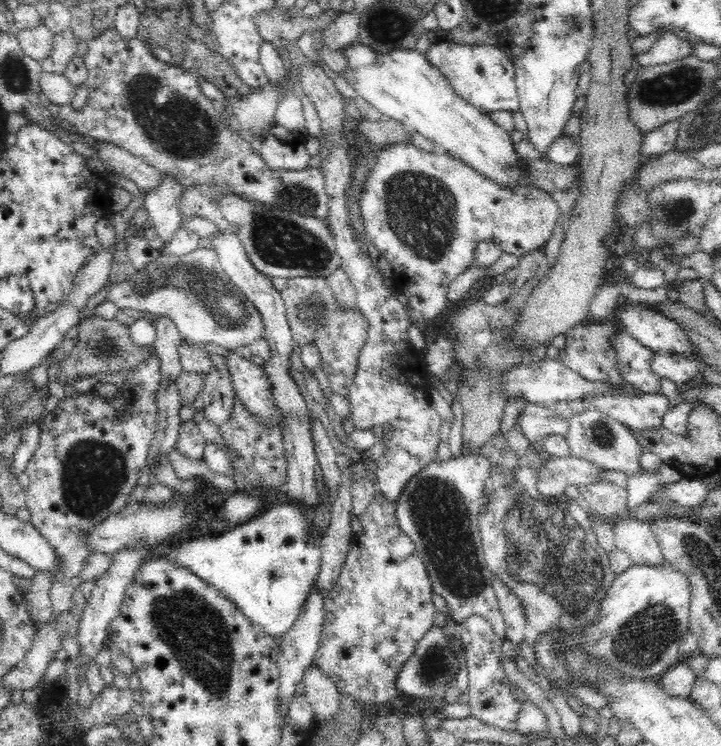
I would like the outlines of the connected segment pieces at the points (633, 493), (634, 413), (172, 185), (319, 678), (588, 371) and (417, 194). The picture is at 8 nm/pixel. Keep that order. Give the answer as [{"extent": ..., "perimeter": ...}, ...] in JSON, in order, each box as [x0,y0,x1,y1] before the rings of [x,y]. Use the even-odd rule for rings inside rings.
[{"extent":[626,465,681,509],"perimeter":[[[662,465],[658,472],[640,472],[640,474],[626,474],[627,476],[627,508],[634,509],[642,502],[650,501],[654,491],[664,485],[680,480],[681,474],[676,467]]]},{"extent":[582,393,670,432],"perimeter":[[[662,393],[640,396],[600,394],[600,396],[586,396],[582,402],[585,407],[596,408],[636,432],[663,427],[663,418],[670,410],[668,398]]]},{"extent":[143,172,184,249],"perimeter":[[[161,172],[159,185],[156,185],[144,199],[143,206],[148,211],[152,226],[164,242],[164,249],[173,232],[182,226],[184,220],[176,204],[182,191],[182,185],[172,175]]]},{"extent":[303,666,341,722],"perimeter":[[[312,666],[303,675],[305,688],[303,694],[308,699],[316,722],[328,722],[340,708],[341,693],[332,679],[318,667]]]},{"extent":[557,319,625,385],"perimeter":[[[613,319],[607,323],[574,326],[565,334],[566,346],[560,350],[557,361],[571,368],[574,372],[580,373],[580,376],[588,381],[625,385],[625,380],[619,375],[616,368],[616,353],[612,347],[612,340],[616,338],[618,330],[620,328]]]},{"extent":[359,143,560,324],"perimeter":[[[394,143],[385,148],[381,148],[378,152],[377,162],[373,171],[367,177],[363,184],[363,189],[359,198],[360,207],[360,222],[365,227],[365,232],[370,236],[373,244],[379,251],[380,256],[386,258],[393,268],[392,281],[393,287],[398,292],[402,292],[409,300],[409,310],[407,312],[408,319],[411,323],[420,322],[420,324],[428,324],[431,320],[434,320],[439,314],[443,312],[443,309],[449,305],[447,294],[449,292],[450,285],[459,274],[466,271],[474,262],[476,258],[476,246],[478,242],[483,240],[493,240],[495,244],[500,245],[500,248],[504,252],[514,254],[514,256],[524,256],[524,254],[531,250],[544,247],[545,242],[552,236],[552,231],[556,224],[560,221],[559,209],[554,199],[552,199],[549,192],[542,190],[534,186],[514,186],[514,188],[504,188],[492,180],[488,180],[485,176],[482,176],[477,170],[464,164],[461,160],[450,156],[448,153],[436,154],[434,152],[428,152],[424,149],[420,149],[412,143]]]}]

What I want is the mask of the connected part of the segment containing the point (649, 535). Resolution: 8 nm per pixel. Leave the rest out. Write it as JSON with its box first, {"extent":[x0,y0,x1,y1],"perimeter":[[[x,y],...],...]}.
{"extent":[611,516,666,568],"perimeter":[[[623,516],[612,520],[611,524],[616,546],[628,553],[633,565],[658,568],[666,562],[649,521]]]}

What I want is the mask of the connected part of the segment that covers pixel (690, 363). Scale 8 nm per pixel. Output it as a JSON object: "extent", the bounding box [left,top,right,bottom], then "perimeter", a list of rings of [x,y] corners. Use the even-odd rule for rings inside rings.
{"extent":[650,352,700,385],"perimeter":[[[654,352],[650,364],[656,376],[668,378],[678,385],[689,382],[698,374],[698,363],[700,361],[699,356]]]}

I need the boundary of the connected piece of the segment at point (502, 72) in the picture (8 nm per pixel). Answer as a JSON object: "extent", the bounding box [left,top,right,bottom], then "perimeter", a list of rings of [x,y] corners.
{"extent":[423,40,519,113],"perimeter":[[[438,40],[433,42],[430,50],[423,50],[428,60],[444,77],[448,80],[456,94],[472,106],[480,109],[484,113],[496,112],[499,110],[519,111],[518,88],[515,80],[515,66],[506,52],[496,48],[496,46],[480,46],[472,44],[458,44],[449,40]]]}

